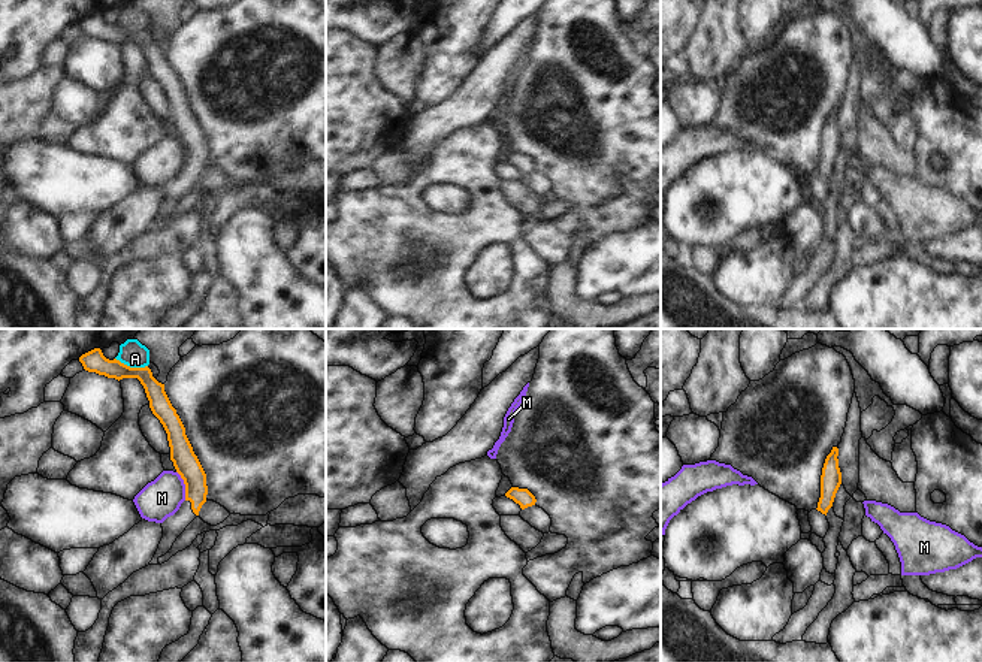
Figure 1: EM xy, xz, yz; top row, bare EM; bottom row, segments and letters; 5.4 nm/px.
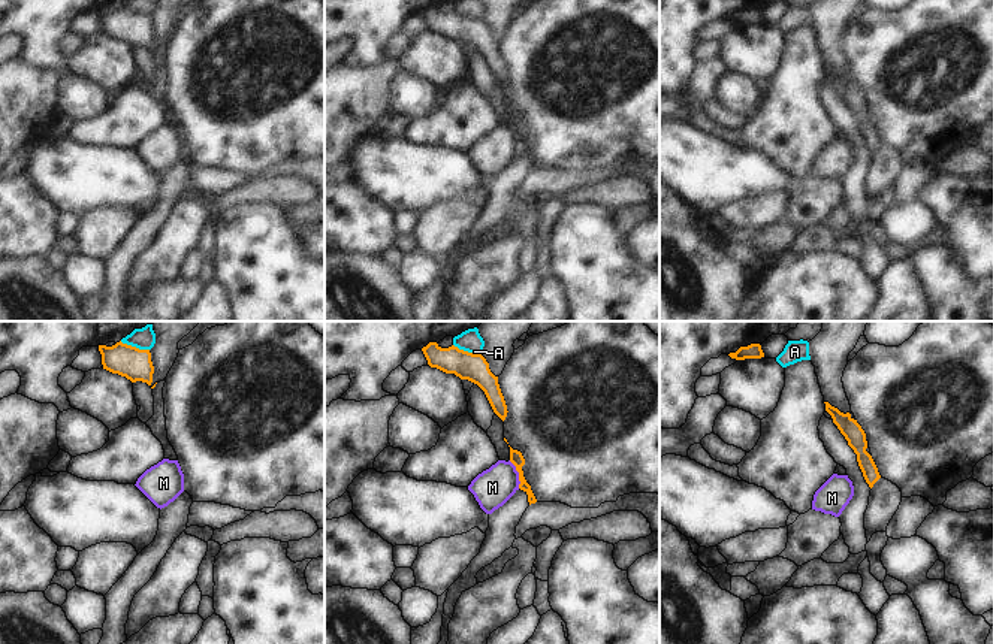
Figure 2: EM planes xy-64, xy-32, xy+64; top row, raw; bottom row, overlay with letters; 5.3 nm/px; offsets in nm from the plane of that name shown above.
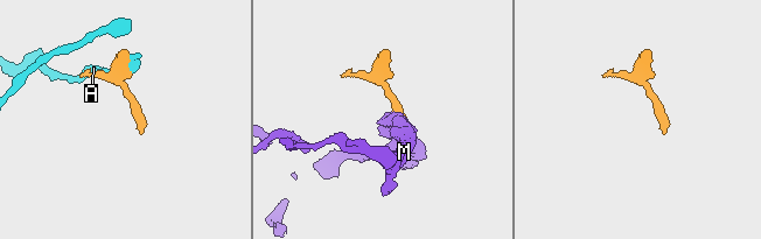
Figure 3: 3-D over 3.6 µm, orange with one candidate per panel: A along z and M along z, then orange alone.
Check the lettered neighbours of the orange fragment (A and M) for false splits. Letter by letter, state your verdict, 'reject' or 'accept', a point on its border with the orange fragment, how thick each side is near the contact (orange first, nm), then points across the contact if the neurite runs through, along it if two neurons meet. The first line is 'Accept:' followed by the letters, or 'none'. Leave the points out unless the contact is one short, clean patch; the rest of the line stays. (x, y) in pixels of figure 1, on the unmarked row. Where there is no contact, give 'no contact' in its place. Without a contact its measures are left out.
Accept: none
A: reject; meets orange in xy at (132, 33); 120 nm thick on the orange side, 140 nm on the other
M: reject; meets orange in xy at (186, 151); 140 nm thick on the orange side, 220 nm on the other; border along xy (177, 136), (184, 150), (186, 165)

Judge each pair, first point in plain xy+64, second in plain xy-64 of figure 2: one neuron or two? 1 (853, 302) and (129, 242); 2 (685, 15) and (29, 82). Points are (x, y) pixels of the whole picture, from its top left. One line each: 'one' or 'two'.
1: two
2: two

